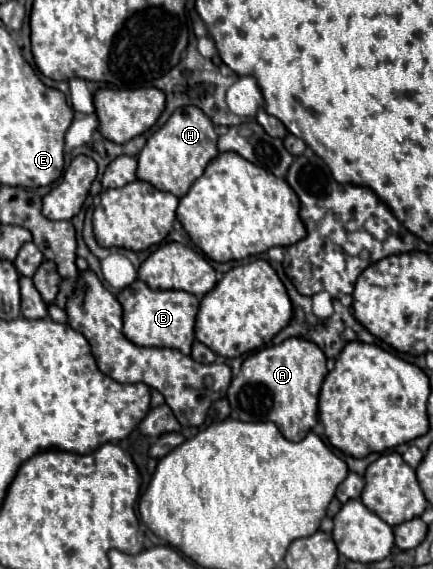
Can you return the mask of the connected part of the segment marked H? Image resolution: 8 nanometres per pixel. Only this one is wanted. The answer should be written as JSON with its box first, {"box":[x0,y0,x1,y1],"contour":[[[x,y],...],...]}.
{"box":[137,106,219,198],"contour":[[[185,106],[173,112],[169,122],[161,126],[145,144],[145,148],[139,152],[137,162],[137,178],[143,182],[149,182],[157,190],[171,192],[177,198],[185,196],[191,188],[191,184],[205,172],[207,164],[219,154],[217,152],[217,130],[213,122],[197,106]]]}

